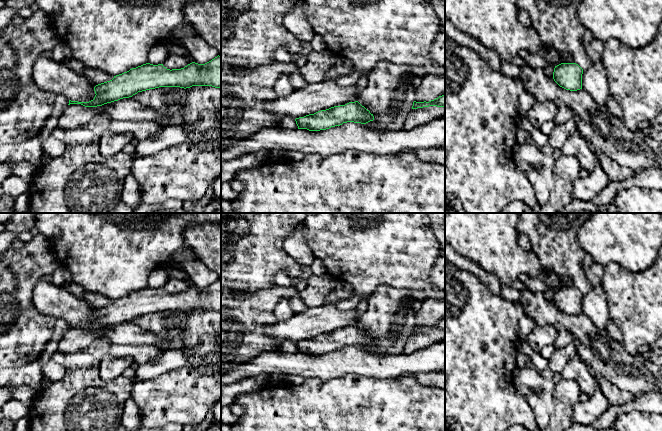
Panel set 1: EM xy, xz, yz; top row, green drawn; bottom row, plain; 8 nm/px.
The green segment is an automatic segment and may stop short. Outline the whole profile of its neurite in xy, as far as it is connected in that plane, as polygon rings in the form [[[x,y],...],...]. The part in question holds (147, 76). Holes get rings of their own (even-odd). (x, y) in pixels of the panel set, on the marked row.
[[[221,56],[205,64],[192,62],[181,69],[167,69],[163,64],[143,64],[127,72],[114,76],[110,81],[94,87],[95,97],[89,102],[69,100],[69,104],[97,107],[129,98],[138,92],[159,87],[190,88],[192,86],[212,86],[221,88]]]

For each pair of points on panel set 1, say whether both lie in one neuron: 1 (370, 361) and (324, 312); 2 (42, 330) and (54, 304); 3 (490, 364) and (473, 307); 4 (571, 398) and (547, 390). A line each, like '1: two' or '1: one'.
1: two
2: two
3: one
4: two

